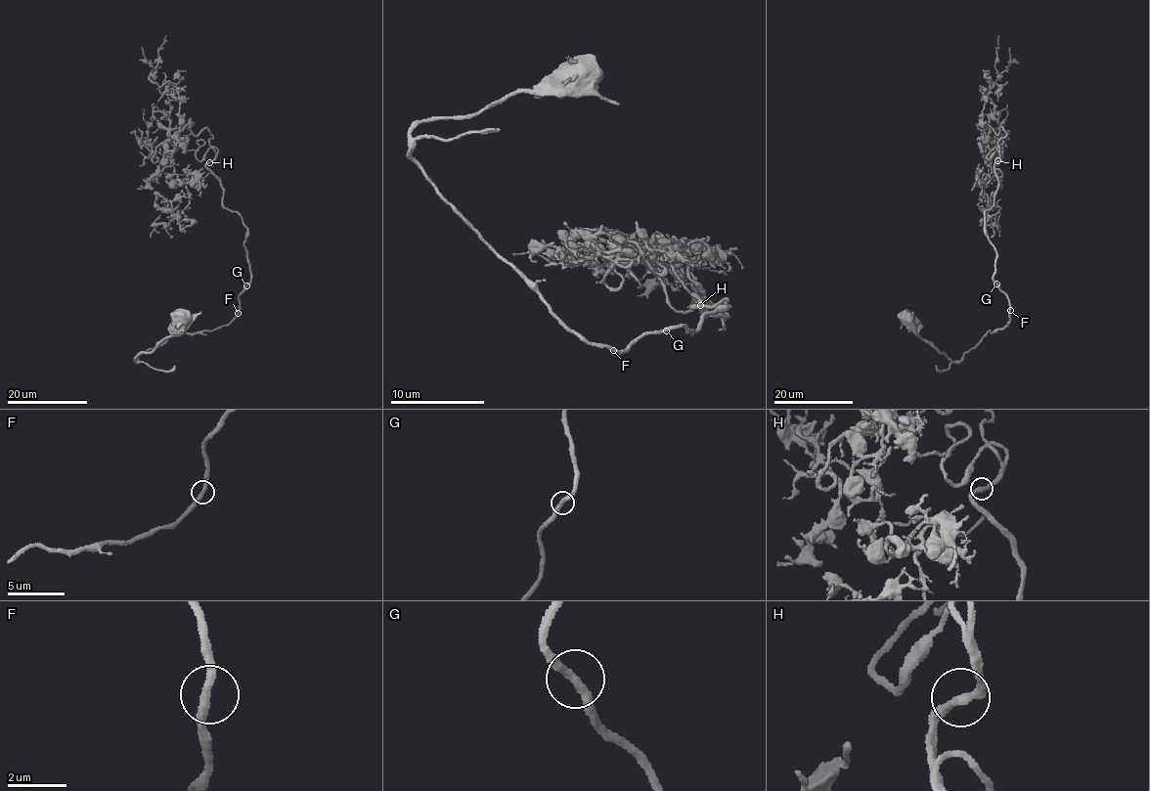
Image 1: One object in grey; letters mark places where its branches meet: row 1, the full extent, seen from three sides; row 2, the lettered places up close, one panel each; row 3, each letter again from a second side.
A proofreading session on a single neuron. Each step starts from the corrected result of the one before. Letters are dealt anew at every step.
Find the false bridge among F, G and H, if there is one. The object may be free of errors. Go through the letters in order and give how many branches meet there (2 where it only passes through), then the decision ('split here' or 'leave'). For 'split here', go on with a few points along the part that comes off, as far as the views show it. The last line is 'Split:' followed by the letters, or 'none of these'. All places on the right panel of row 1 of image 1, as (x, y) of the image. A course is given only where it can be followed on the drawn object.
F: 2 | leave
G: 2 | leave
H: 2 | leave
Split: none of these

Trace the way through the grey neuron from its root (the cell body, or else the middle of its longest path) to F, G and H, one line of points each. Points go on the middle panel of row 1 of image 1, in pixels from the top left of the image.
F: (573, 80), (541, 82), (464, 117), (427, 117), (409, 134), (410, 155), (553, 315), (613, 350)
G: (573, 80), (427, 117), (409, 134), (410, 155), (591, 343), (626, 351), (666, 330)
H: (573, 80), (427, 117), (410, 155), (591, 343), (626, 351), (729, 307), (700, 306)

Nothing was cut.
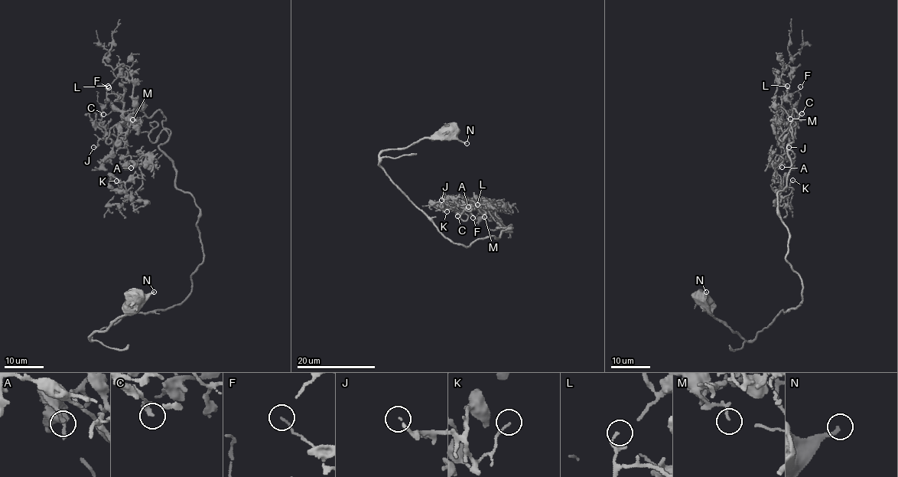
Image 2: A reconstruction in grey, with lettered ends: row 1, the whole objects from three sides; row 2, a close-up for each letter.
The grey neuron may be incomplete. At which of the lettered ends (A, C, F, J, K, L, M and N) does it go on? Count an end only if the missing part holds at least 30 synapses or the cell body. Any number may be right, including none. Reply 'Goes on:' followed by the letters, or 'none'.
Goes on: K

